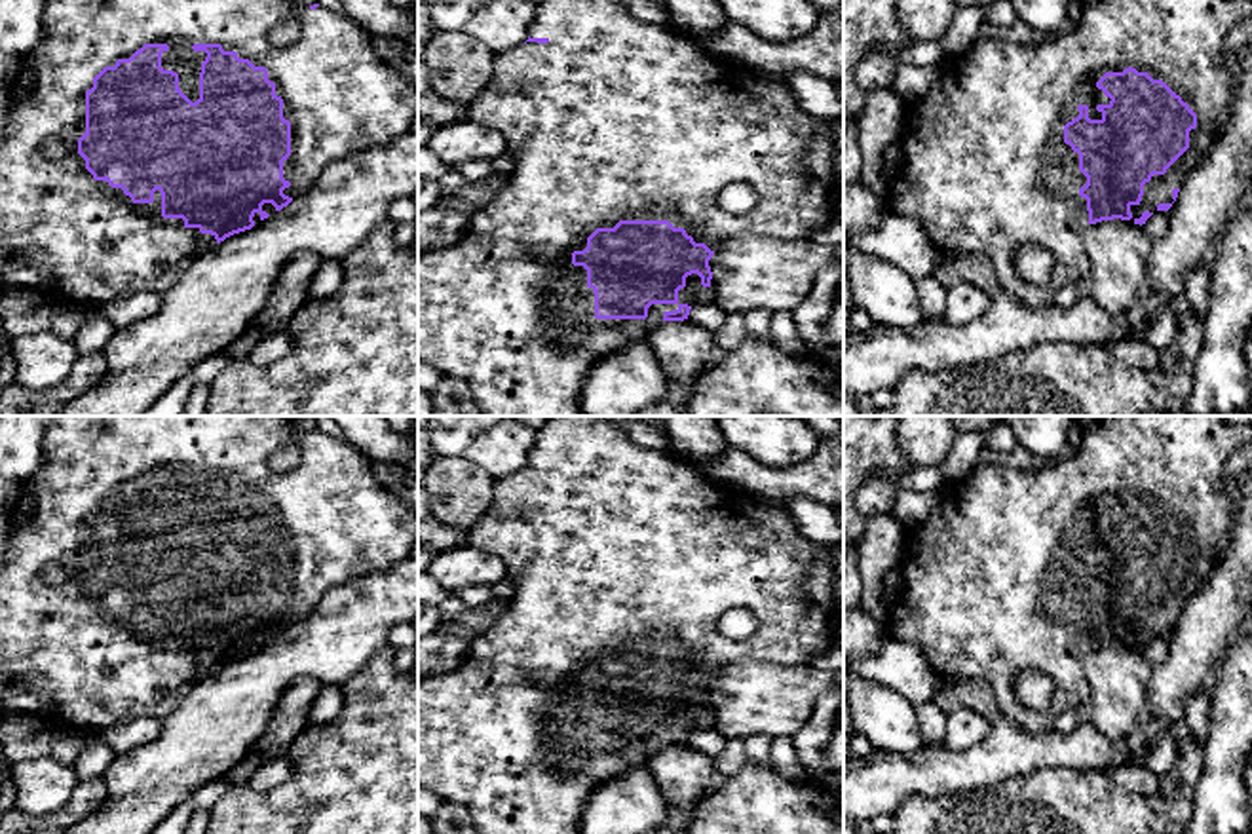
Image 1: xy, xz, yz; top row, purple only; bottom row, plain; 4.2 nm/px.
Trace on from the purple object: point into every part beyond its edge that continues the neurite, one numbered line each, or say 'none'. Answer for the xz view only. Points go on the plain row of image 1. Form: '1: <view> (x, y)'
1: xz (614, 544)

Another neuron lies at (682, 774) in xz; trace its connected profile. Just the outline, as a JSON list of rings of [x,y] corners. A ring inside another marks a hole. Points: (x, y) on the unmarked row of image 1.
[[[663,747],[652,754],[646,769],[652,773],[669,806],[692,809],[709,794],[714,758],[684,747]]]

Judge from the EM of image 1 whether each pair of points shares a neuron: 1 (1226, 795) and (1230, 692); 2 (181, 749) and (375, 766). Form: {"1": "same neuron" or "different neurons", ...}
{"1": "same neuron", "2": "different neurons"}

